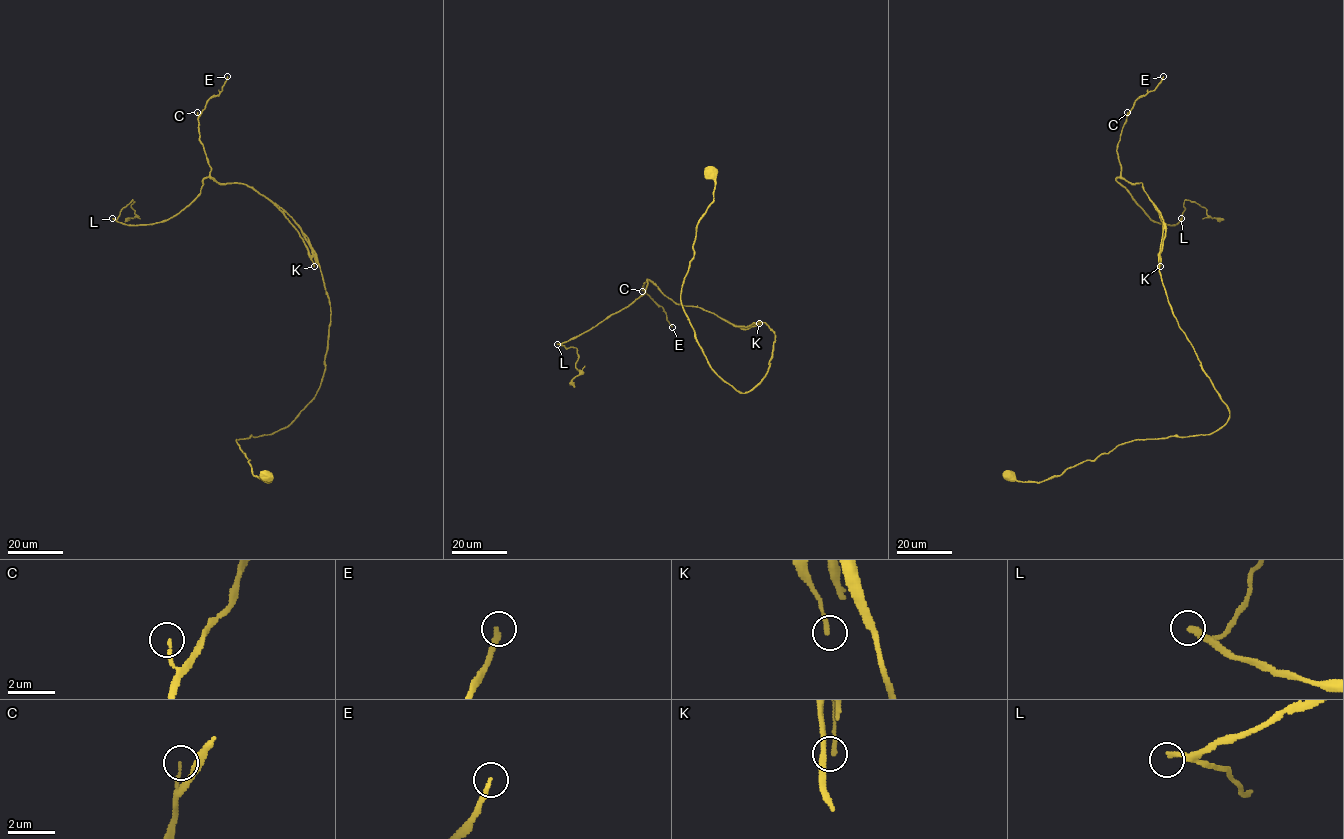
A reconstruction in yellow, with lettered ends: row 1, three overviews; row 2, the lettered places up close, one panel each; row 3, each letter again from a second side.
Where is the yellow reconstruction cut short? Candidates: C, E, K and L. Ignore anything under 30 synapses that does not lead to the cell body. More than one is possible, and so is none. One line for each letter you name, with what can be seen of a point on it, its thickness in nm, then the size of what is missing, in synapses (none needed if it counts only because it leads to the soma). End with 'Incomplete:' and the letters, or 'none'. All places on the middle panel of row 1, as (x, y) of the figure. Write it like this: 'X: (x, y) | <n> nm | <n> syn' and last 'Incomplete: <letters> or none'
E: (672, 327) | 180 nm | 50 syn
L: (557, 344) | 220 nm | 140 syn
Incomplete: E, L

